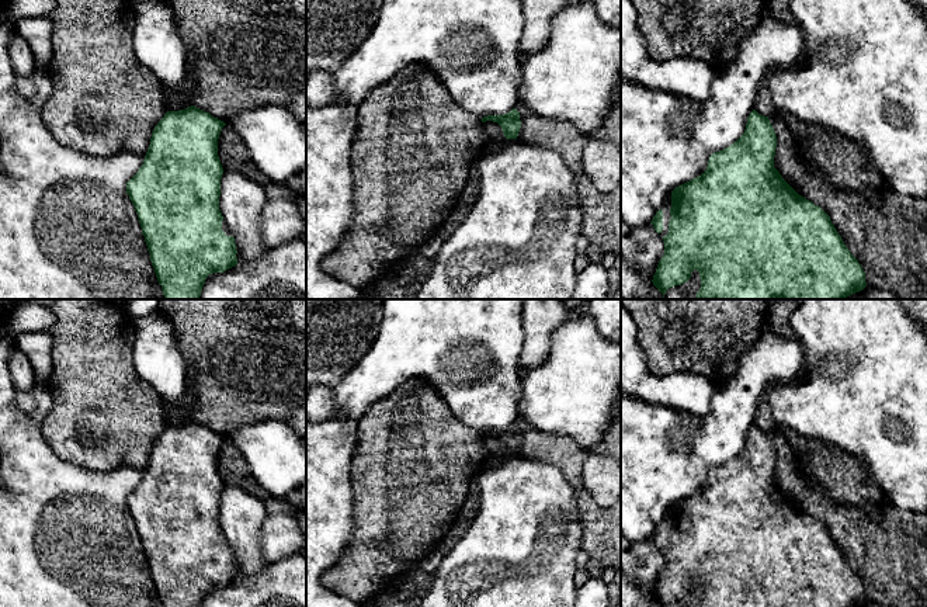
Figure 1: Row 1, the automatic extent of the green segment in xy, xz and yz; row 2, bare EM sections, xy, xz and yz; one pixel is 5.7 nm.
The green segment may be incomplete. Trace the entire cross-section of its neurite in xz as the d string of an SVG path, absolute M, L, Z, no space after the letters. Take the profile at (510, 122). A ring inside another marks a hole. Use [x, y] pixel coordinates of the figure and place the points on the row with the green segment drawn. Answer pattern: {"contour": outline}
{"contour": "M515 108L503 115L483 117L482 122L486 121L497 122L501 126L506 139L517 139L521 128L521 121L520 121L520 112Z"}

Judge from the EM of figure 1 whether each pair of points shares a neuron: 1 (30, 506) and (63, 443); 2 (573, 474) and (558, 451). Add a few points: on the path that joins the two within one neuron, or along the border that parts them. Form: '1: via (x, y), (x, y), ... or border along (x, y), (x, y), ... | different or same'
1: border along (41, 425), (47, 444), (61, 458), (86, 470) | different
2: via (572, 468), (563, 457) | same

